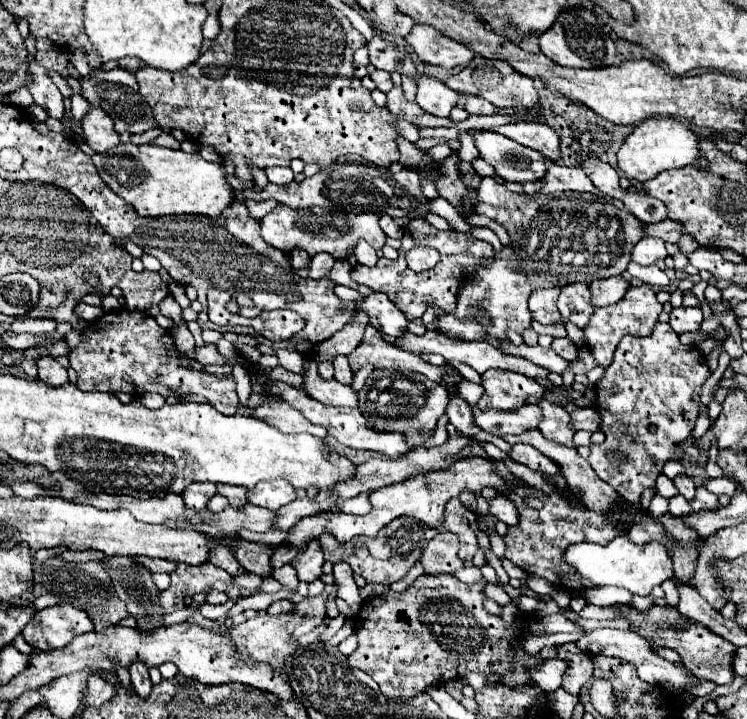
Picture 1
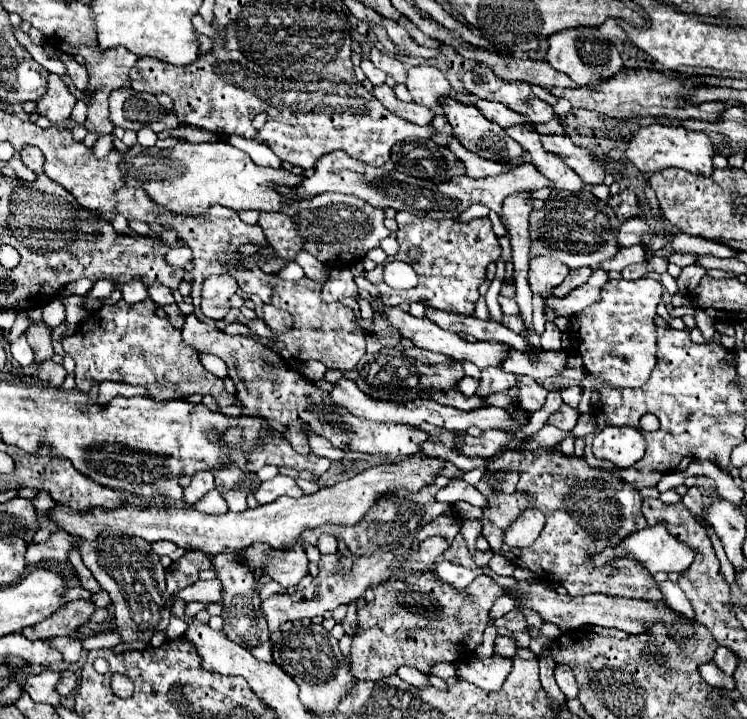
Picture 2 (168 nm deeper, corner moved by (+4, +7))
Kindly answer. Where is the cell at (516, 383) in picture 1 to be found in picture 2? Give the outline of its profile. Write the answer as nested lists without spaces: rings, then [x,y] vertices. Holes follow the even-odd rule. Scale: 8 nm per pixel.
[[[483,368],[481,370],[481,380],[477,388],[477,396],[489,396],[493,392],[509,390],[515,386],[515,376],[501,370],[501,368]]]

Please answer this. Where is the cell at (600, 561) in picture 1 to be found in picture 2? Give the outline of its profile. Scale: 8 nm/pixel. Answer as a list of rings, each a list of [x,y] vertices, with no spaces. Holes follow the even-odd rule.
[[[647,526],[641,532],[635,532],[633,536],[625,538],[619,546],[607,548],[605,552],[597,554],[593,558],[593,564],[597,564],[601,568],[601,564],[605,564],[617,556],[623,556],[623,554],[633,554],[651,574],[655,574],[655,572],[683,572],[693,564],[693,558],[695,558],[695,550],[691,550],[687,544],[681,544],[681,540],[673,538],[665,526]]]

